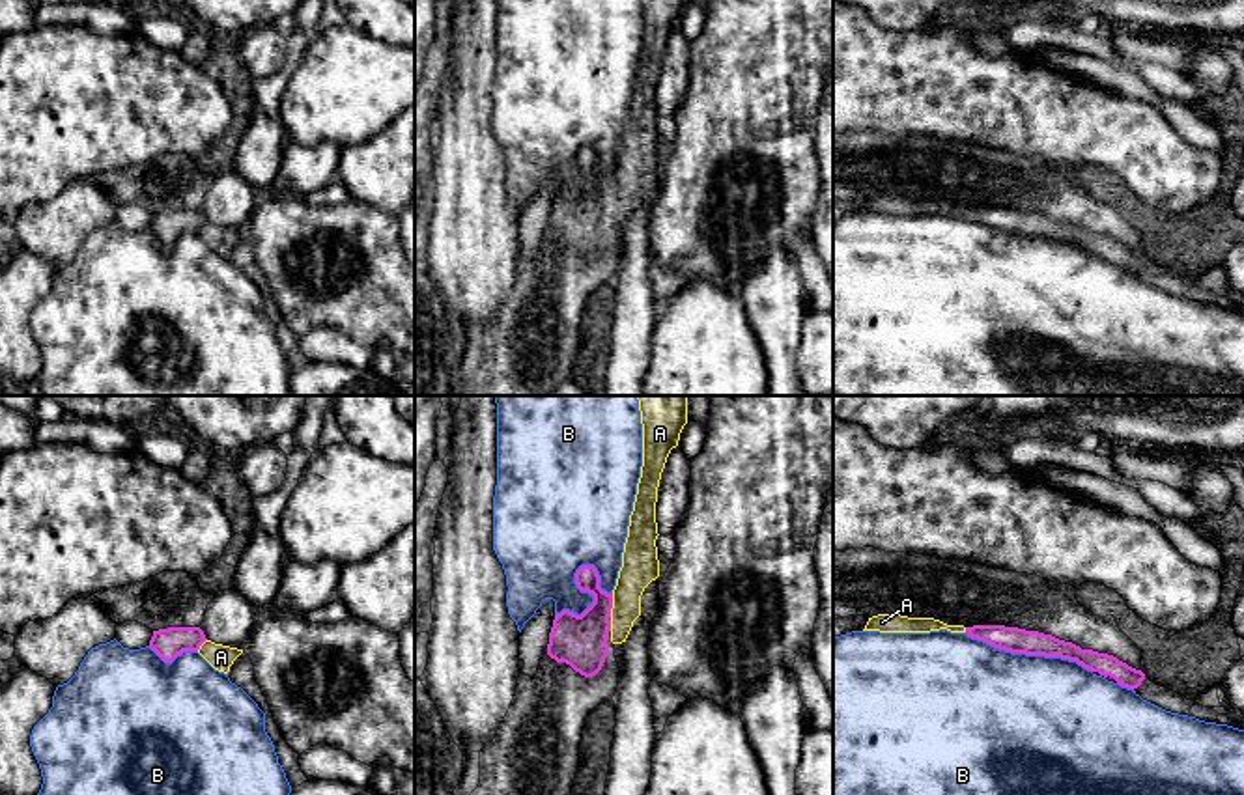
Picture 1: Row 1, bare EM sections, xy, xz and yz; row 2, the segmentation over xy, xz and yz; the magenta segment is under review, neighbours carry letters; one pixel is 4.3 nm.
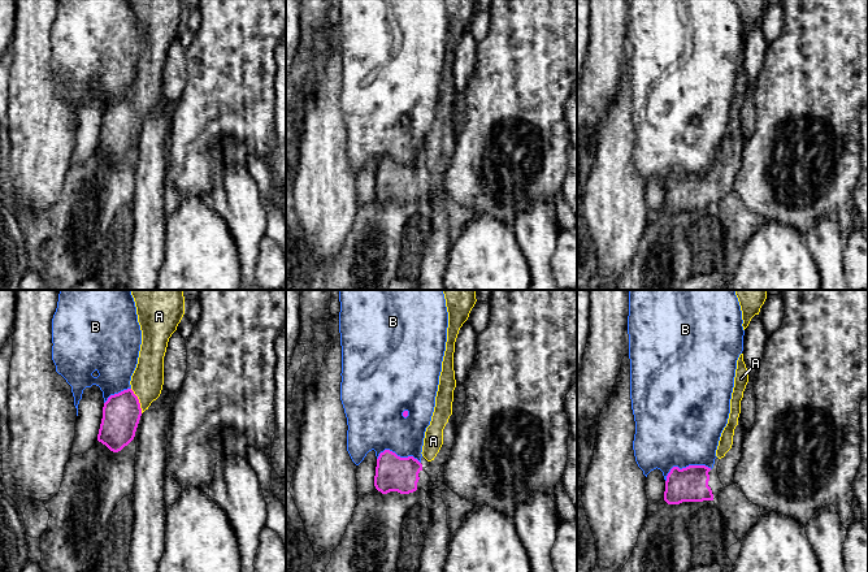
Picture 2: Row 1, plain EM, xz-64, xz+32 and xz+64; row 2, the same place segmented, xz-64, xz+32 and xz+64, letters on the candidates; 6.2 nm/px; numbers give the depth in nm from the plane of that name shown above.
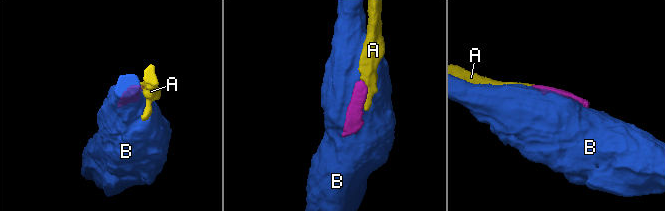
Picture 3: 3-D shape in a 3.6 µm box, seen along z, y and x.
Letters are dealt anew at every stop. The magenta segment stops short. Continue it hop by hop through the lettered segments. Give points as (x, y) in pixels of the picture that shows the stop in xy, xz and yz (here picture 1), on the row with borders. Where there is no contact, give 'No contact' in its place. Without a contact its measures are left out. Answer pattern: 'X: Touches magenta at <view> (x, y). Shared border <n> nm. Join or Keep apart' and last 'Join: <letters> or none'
A: Touches magenta at xz (611, 605). Shared border 110 nm. Join
B: Touches magenta at xz (591, 592). Shared border 280 nm. Keep apart
Join: A

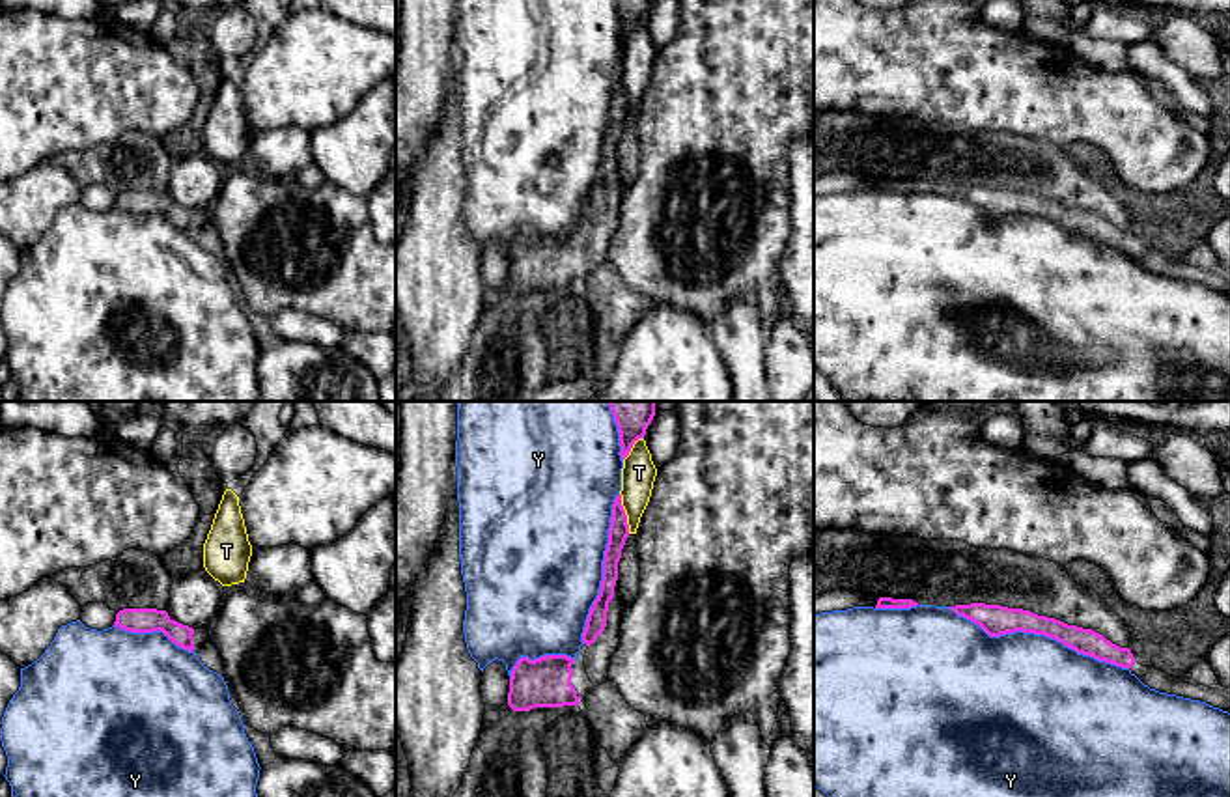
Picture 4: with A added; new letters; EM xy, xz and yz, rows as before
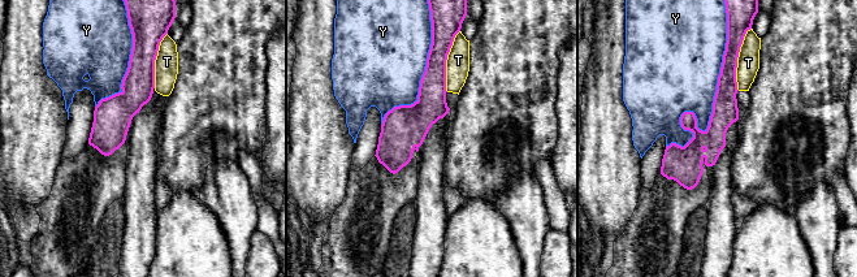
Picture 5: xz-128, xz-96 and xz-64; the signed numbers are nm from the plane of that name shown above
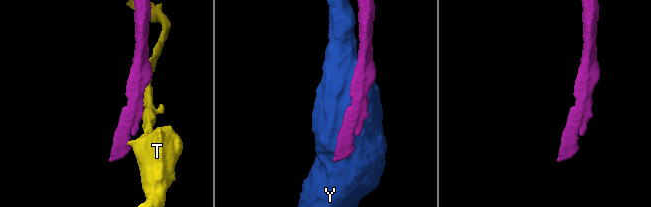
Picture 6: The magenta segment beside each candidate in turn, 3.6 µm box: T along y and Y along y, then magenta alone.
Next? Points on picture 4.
T: Touches magenta at xz (624, 514). Shared border 180 nm. Keep apart
Y: Touches magenta at yz (1038, 633). Shared border 800 nm. Keep apart
Join: none

